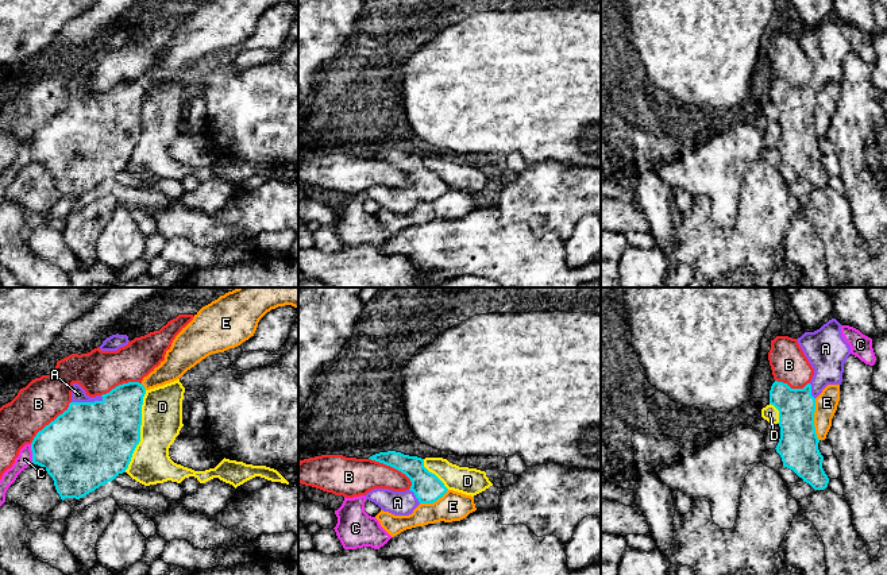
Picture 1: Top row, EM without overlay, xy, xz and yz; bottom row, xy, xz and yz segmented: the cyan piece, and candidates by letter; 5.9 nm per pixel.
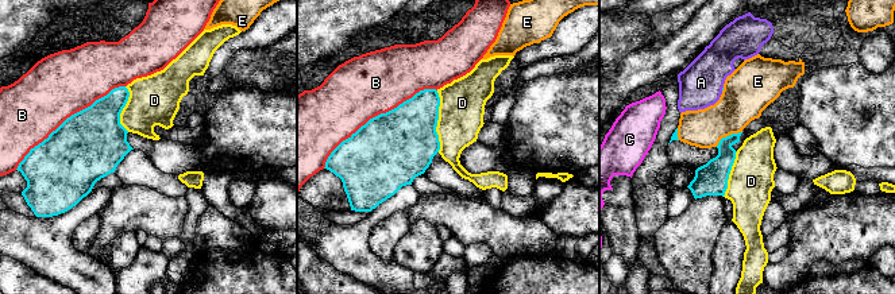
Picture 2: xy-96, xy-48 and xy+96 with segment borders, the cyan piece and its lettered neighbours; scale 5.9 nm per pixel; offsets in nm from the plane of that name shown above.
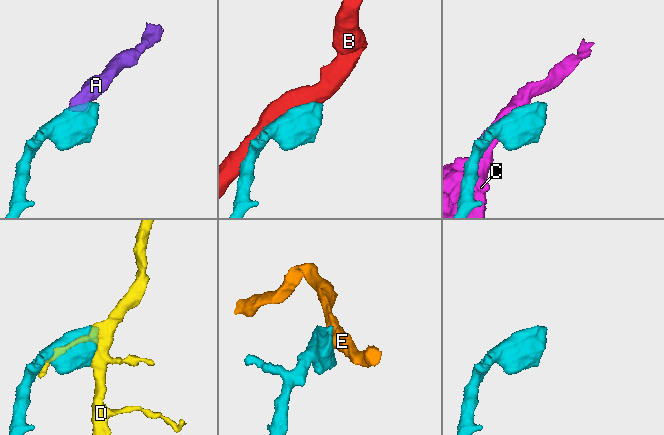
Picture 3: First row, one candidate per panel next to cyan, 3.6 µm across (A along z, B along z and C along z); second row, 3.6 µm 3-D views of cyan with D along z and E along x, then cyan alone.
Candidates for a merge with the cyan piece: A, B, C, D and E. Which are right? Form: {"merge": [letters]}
{"merge": ["A"]}

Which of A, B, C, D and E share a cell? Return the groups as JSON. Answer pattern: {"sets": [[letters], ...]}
{"sets": [["A"], ["B"], ["C"], ["D"], ["E"]]}

